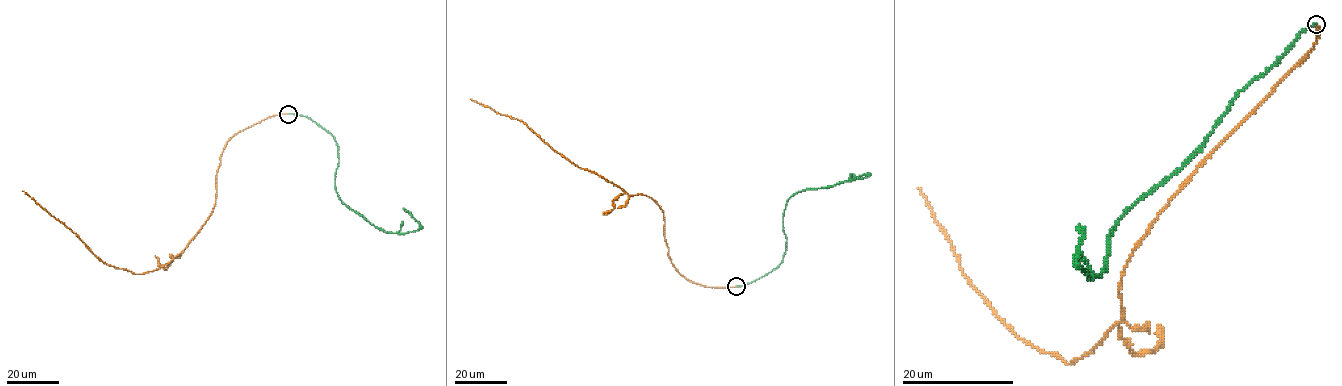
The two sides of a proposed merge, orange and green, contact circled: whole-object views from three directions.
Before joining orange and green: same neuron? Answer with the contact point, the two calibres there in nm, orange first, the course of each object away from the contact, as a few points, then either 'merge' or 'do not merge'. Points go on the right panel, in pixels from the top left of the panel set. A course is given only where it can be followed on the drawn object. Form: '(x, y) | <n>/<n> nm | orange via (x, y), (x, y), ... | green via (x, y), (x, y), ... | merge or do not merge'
(1316, 24) | 180/280 nm | orange via (1315, 24), (1307, 55), (1155, 219), (1120, 279), (1122, 318), (1069, 364), (995, 313), (918, 187) | green via (1315, 24), (1240, 91), (1194, 154), (1123, 215), (1110, 232), (1105, 269), (1091, 278), (1076, 262), (1080, 225) | merge

